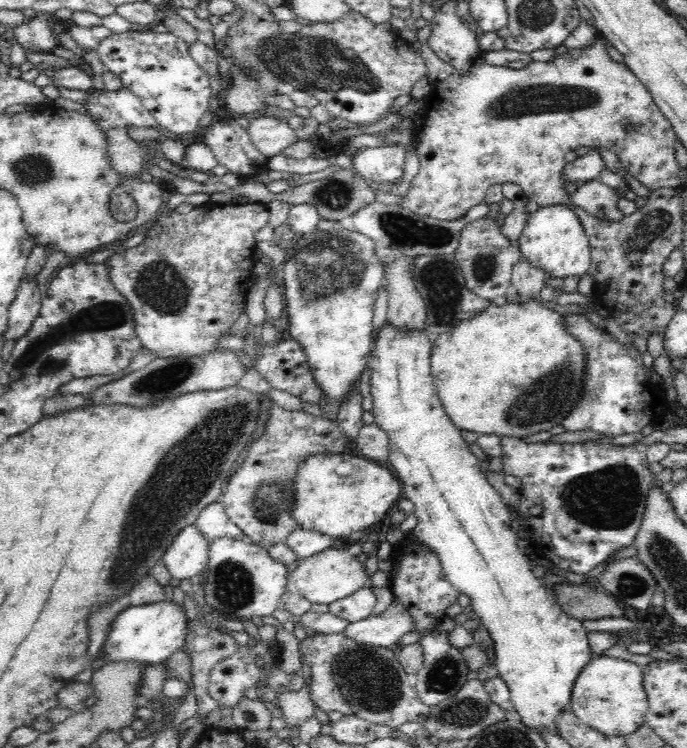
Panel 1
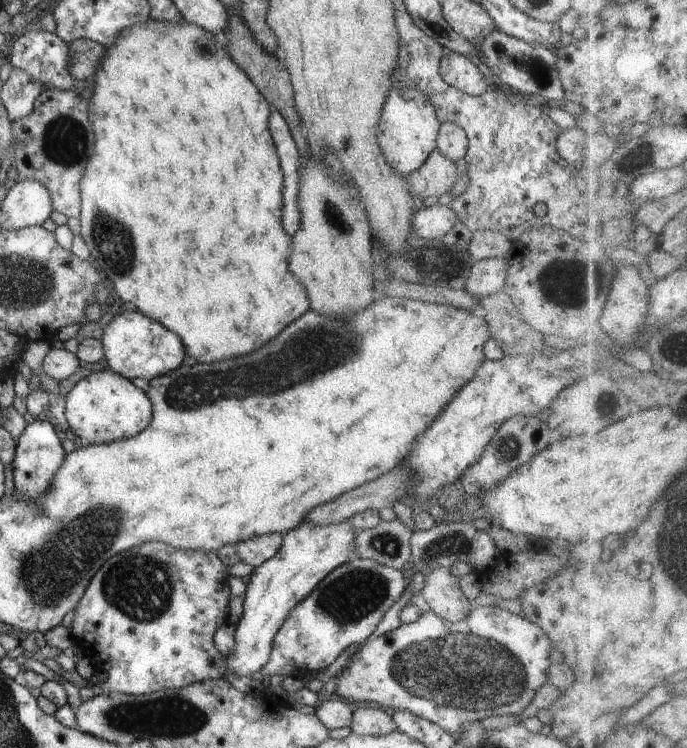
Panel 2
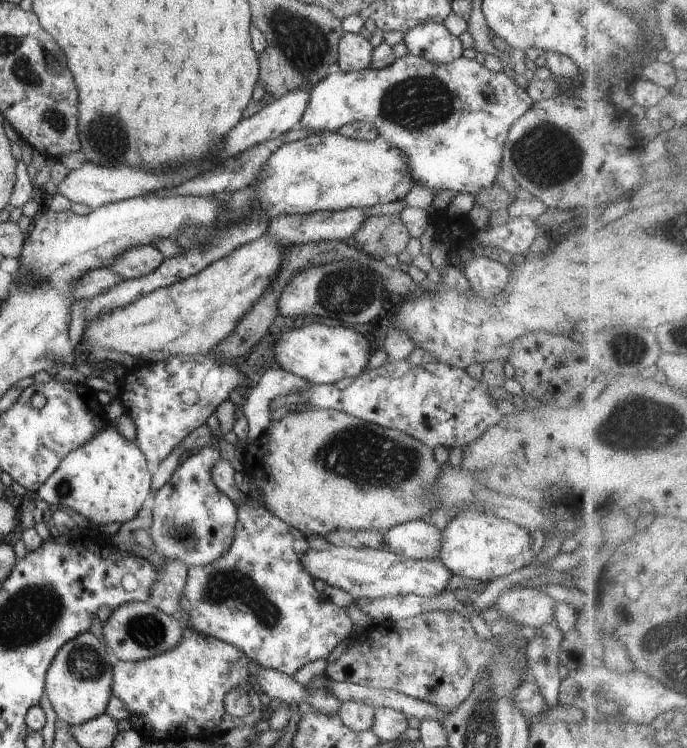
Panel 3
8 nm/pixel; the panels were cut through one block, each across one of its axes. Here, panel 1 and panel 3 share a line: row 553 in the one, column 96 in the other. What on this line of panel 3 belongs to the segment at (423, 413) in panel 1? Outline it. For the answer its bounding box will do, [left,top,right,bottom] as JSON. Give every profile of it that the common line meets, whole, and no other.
[36,425,152,524]

